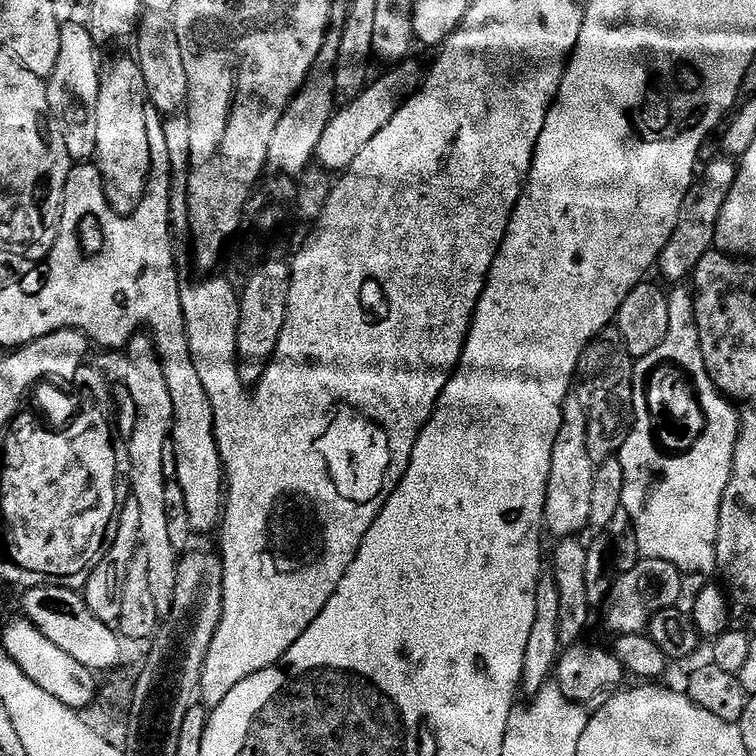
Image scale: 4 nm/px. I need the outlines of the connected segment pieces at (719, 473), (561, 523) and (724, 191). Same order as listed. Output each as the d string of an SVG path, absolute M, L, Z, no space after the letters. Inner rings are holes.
M684 286L673 288L676 289L667 293L670 326L666 330L666 338L658 350L635 361L634 367L639 372L648 372L656 360L680 360L680 364L696 376L696 384L700 384L700 396L704 396L704 408L708 408L708 436L704 436L704 444L700 444L688 460L660 460L660 456L656 456L656 448L652 448L652 440L648 440L648 428L642 424L643 416L633 421L632 431L618 453L624 479L622 510L630 514L641 557L670 562L683 574L697 572L700 576L708 576L717 571L716 539L720 507L732 477L741 413L724 393L716 389L706 370L693 293L689 289L687 292Z
M569 395L564 401L564 417L554 442L554 454L550 458L550 474L546 490L544 522L547 531L553 532L556 538L576 538L583 528L590 525L590 498L594 491L594 474L596 465L590 458L586 446L586 414L582 402L576 395Z
M719 158L699 177L698 182L693 183L688 192L686 202L682 206L682 214L678 218L678 226L670 238L670 242L662 250L658 261L658 272L661 272L672 282L684 282L696 271L698 262L707 252L713 251L718 230L718 218L722 214L722 206L726 206L726 198L736 181L737 165L729 159Z

